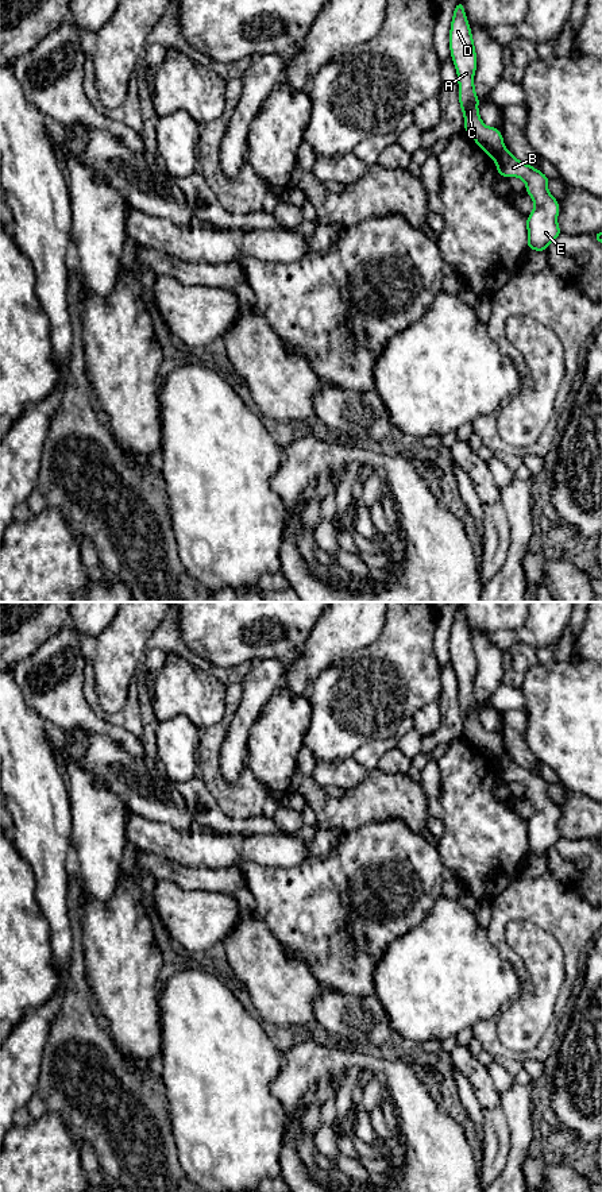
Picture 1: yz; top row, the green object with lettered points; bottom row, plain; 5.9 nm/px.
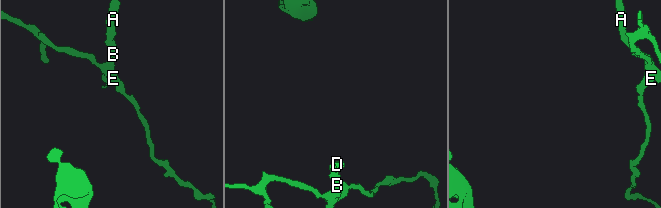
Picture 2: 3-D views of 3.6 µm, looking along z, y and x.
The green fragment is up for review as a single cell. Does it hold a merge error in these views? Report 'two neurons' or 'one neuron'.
two neurons

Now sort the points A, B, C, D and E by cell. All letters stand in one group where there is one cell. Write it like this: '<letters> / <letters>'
A C D / B E

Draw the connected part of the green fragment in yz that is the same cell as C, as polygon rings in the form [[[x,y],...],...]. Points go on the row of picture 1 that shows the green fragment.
[[[459,1],[454,11],[449,30],[449,50],[458,73],[459,104],[464,116],[464,131],[486,155],[494,158],[505,144],[501,131],[497,127],[485,126],[479,116],[479,97],[474,86],[476,53],[463,1]]]

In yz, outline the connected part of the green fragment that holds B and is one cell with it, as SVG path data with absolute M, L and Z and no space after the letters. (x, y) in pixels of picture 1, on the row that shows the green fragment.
M505 147L493 158L503 178L518 177L533 200L533 211L526 219L528 250L545 251L562 234L557 225L559 201L548 192L549 178L530 165L518 161Z

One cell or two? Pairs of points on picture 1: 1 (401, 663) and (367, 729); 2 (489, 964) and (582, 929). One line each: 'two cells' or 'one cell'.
1: one cell
2: two cells

